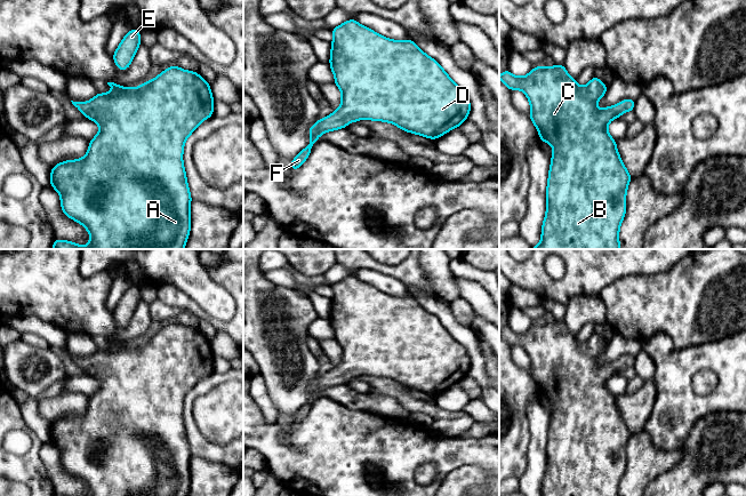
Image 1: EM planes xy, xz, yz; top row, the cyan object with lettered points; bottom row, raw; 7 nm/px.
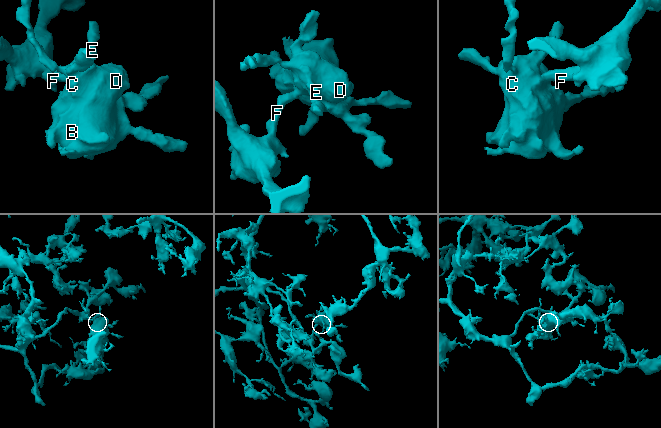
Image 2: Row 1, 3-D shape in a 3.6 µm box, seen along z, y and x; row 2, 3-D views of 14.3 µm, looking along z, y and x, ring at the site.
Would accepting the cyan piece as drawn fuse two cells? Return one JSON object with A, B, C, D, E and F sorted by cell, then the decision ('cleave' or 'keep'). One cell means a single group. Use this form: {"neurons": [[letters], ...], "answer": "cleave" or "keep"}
{"neurons": [["A", "B", "C", "D", "E", "F"]], "answer": "keep"}

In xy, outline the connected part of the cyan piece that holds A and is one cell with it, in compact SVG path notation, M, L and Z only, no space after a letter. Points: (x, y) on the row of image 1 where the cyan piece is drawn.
M176 65L167 67L153 80L147 80L137 88L121 87L114 82L107 82L113 88L111 93L97 95L88 101L72 102L83 115L99 126L99 133L89 141L87 154L79 160L66 160L51 167L50 186L53 186L61 195L61 207L63 213L79 222L90 234L90 241L82 247L75 242L55 239L53 249L184 249L191 229L190 205L192 198L190 194L185 168L183 165L183 150L186 138L196 129L196 127L206 119L214 114L214 98L210 90L210 85L204 81L198 72L191 72L177 67Z

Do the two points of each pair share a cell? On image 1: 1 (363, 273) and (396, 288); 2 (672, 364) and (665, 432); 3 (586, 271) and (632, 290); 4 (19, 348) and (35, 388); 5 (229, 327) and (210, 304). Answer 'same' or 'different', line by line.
1: same
2: same
3: different
4: same
5: different

